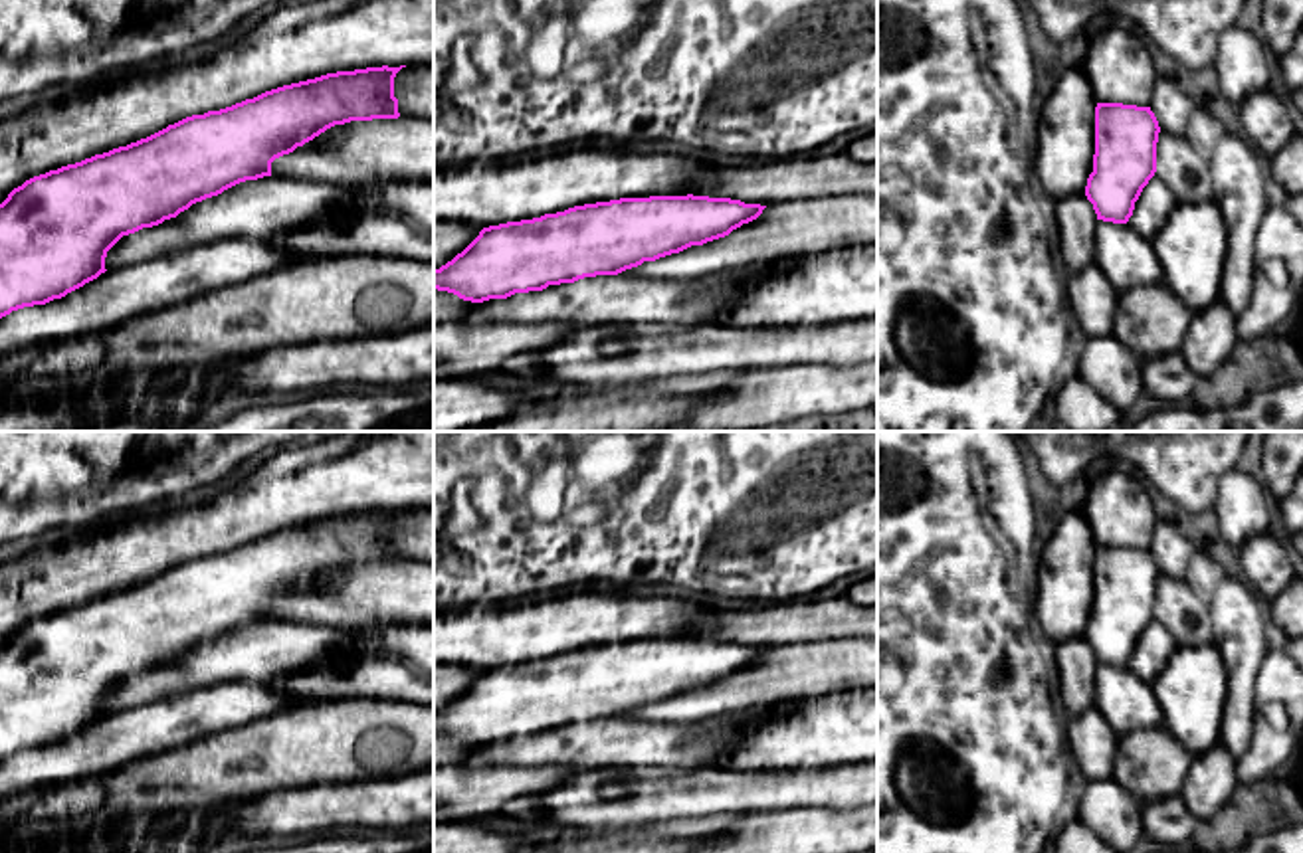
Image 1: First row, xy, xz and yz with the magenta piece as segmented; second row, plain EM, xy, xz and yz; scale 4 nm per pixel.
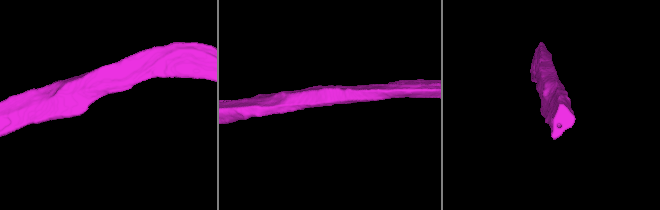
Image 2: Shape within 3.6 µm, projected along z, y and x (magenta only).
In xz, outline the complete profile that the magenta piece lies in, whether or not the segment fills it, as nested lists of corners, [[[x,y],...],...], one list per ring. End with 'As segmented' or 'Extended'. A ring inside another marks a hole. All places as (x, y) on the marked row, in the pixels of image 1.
[[[693,194],[650,196],[489,226],[451,261],[434,269],[434,289],[483,303],[584,277],[618,275],[725,237],[764,208]]]. As segmented

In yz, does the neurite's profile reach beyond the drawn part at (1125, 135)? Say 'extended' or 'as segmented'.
as segmented

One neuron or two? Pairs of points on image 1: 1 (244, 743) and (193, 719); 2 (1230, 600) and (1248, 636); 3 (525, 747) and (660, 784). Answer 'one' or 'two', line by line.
1: two
2: one
3: two

